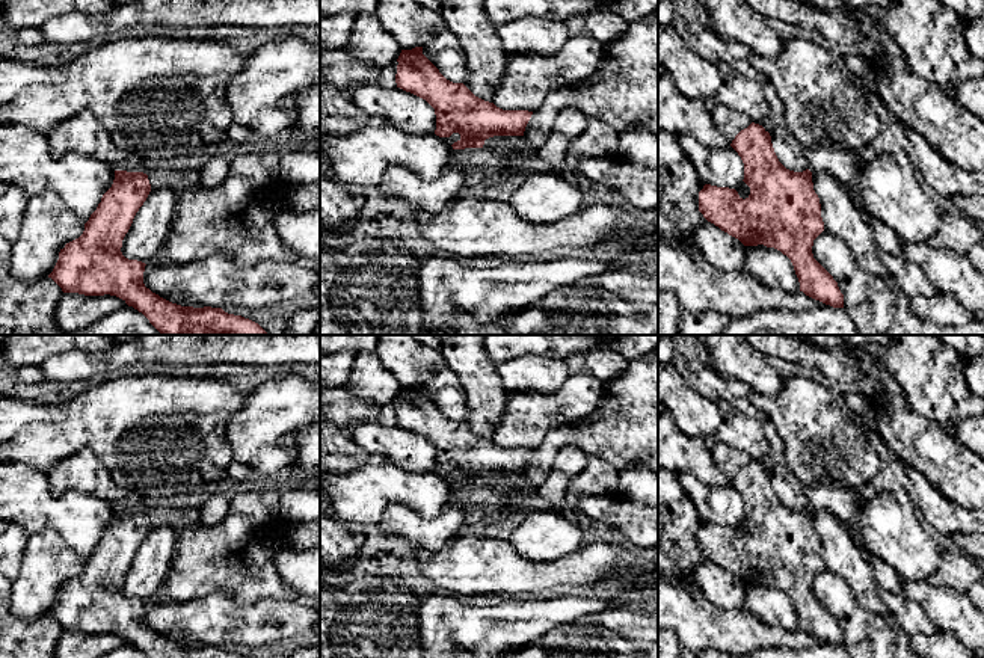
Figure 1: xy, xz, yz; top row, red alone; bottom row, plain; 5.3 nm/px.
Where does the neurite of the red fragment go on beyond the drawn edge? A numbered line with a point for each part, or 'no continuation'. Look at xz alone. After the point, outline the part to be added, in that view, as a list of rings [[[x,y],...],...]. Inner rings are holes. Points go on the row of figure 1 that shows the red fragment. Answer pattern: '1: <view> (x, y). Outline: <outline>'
no continuation

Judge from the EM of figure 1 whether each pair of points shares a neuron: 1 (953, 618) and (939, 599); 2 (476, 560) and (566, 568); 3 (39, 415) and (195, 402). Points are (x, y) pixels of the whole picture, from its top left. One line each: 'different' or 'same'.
1: same
2: same
3: different

